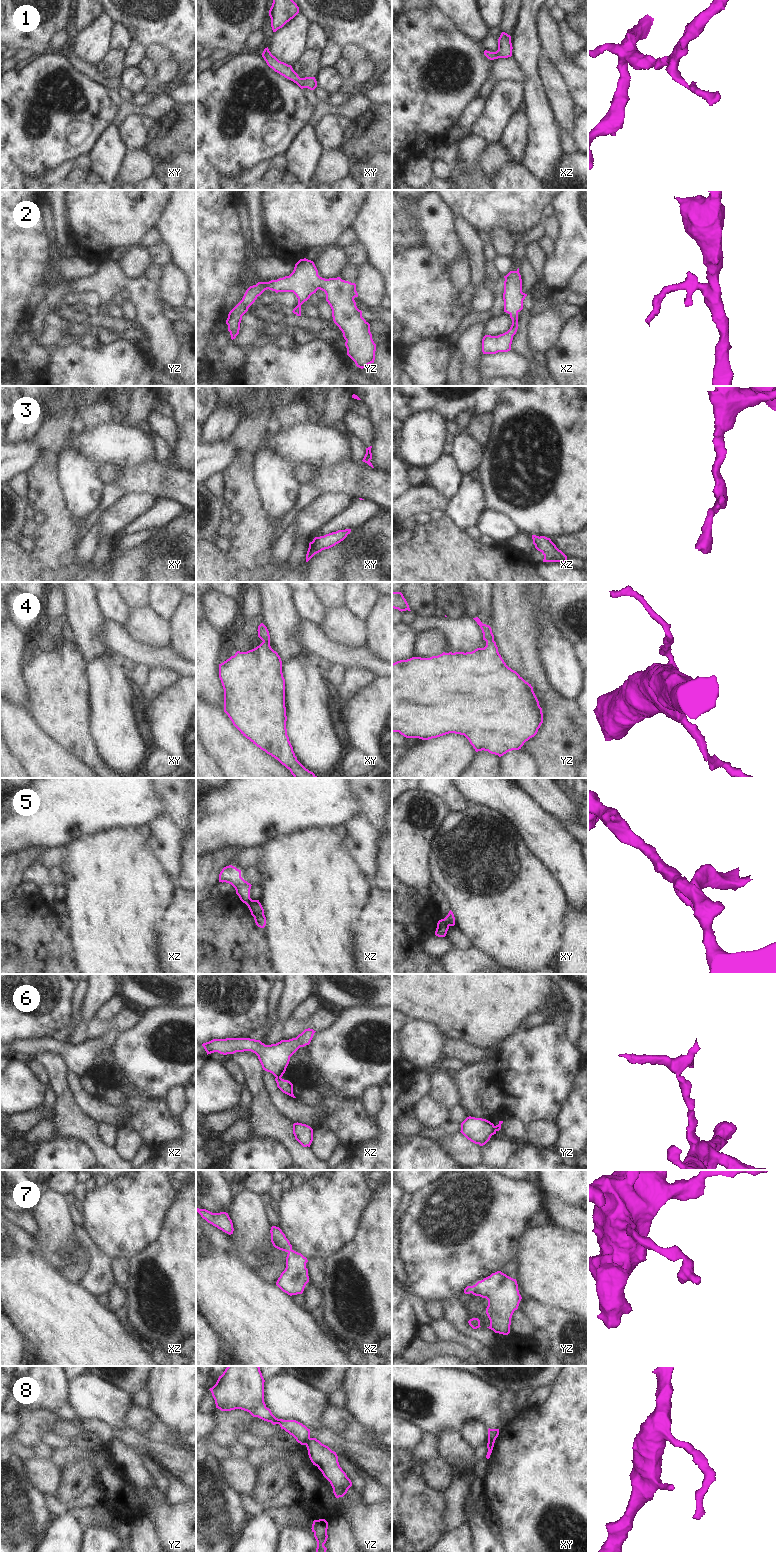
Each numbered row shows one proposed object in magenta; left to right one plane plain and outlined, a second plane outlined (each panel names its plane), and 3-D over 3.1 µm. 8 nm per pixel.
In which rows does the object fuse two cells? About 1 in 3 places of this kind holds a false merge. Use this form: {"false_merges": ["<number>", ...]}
{"false_merges": ["5", "6", "8"]}

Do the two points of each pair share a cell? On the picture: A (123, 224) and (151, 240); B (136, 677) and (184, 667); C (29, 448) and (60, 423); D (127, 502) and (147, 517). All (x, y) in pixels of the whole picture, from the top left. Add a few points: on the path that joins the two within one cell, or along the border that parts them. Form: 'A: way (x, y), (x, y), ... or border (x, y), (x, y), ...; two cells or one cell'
A: border (155, 226), (134, 244); two cells
B: border (136, 663), (144, 663), (150, 668); two cells
C: border (33, 439), (40, 451), (40, 456), (30, 466); two cells
D: border (157, 498), (149, 508), (124, 527); two cells

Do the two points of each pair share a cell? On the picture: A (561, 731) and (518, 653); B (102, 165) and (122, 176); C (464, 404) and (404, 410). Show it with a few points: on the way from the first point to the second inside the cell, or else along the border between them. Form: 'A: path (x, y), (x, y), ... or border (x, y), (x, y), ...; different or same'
A: path (558, 712), (541, 688), (533, 672); same
B: border (127, 151), (114, 179); different
C: path (449, 401), (419, 401); same

